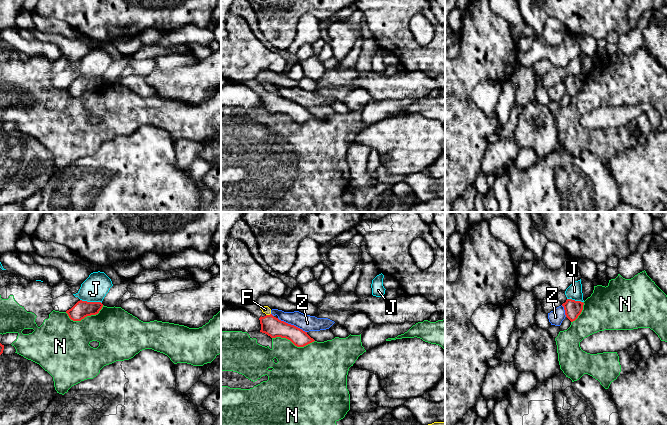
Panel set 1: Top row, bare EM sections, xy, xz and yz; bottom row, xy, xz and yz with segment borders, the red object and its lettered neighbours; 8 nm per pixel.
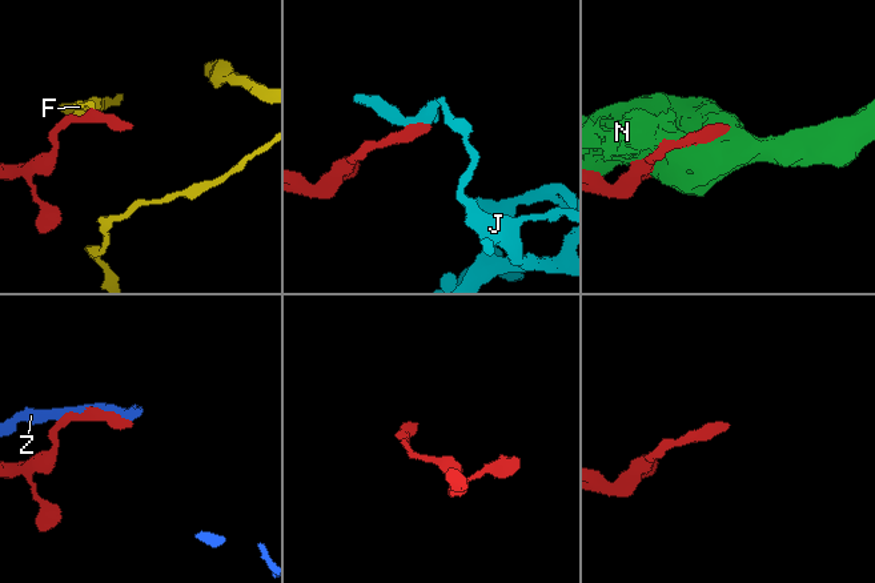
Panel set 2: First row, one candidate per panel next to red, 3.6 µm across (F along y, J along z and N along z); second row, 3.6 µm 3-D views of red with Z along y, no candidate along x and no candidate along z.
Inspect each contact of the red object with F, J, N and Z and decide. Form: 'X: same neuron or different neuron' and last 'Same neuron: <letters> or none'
F: different neuron
J: different neuron
N: different neuron
Z: different neuron
Same neuron: none

